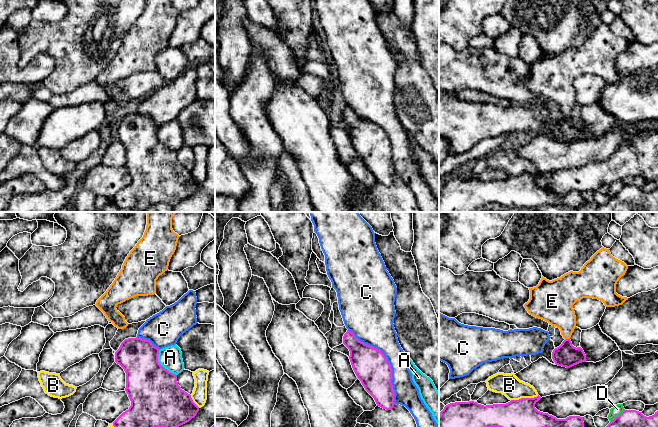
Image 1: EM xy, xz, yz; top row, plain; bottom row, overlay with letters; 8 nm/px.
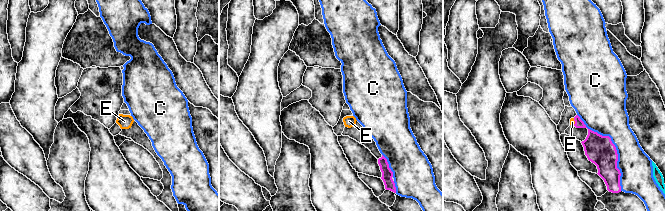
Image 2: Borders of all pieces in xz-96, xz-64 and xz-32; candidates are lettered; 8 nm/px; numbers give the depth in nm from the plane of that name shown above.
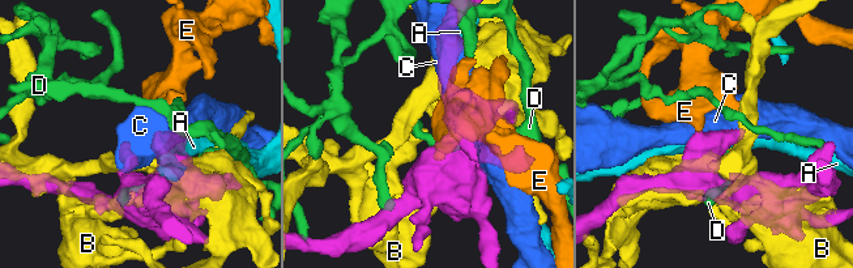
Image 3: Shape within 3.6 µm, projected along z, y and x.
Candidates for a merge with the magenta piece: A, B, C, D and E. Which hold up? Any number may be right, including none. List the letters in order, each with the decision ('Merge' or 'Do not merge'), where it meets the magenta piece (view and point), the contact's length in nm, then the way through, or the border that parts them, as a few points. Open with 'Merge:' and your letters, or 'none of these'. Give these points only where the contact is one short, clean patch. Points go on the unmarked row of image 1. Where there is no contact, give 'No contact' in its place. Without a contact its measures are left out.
Merge: E
A: Do not merge. Touches magenta at xy (160, 141). Shared border 260 nm
B: Do not merge. Touches magenta at yz (524, 174). Shared border 220 nm
C: Do not merge. Touches magenta at xz (387, 138). Shared border 700 nm
D: Do not merge. Touches magenta at yz (617, 192). Shared border 160 nm
E: Merge. Touches magenta at yz (567, 115). Shared border 40 nm. Path across: yz (566, 131), (567, 115), (566, 97), (557, 86)

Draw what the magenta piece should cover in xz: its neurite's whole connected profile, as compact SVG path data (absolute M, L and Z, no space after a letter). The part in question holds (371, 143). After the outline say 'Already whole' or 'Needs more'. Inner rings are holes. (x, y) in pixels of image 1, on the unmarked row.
M347 106L343 120L350 127L352 144L365 166L374 174L377 182L391 186L394 183L394 166L391 159L392 145L384 130L359 117Z. Already whole

